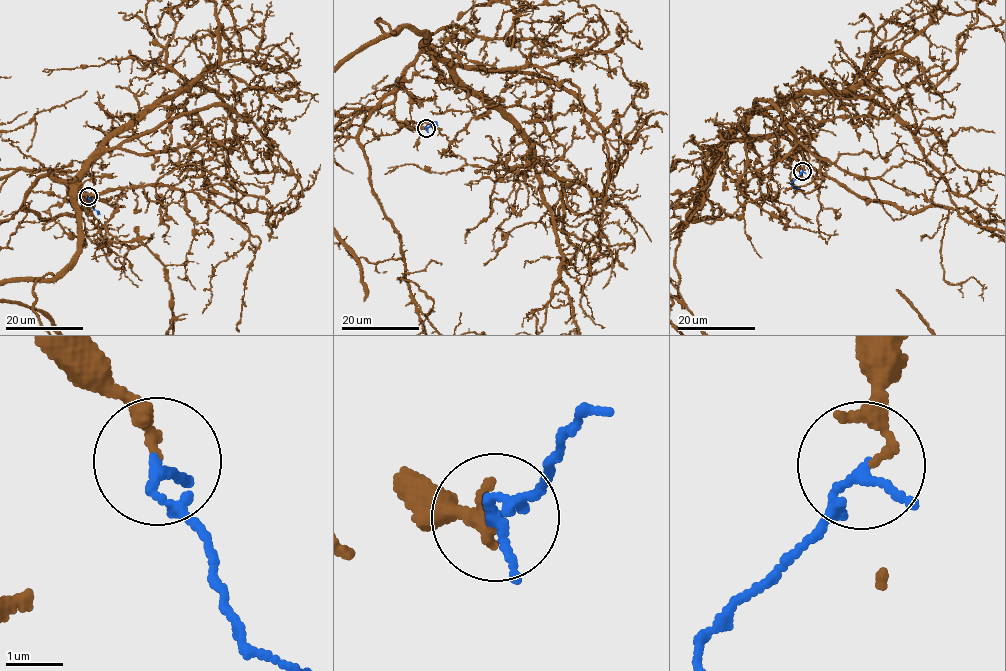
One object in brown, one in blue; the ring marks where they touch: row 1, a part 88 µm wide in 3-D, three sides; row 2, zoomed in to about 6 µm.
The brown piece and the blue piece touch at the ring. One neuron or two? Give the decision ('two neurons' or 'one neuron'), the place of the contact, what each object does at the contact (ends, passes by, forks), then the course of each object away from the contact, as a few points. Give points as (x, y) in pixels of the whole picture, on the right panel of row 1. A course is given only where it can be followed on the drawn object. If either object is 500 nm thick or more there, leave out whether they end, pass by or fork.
one neuron; place (802, 171); brown ends; blue forks; course brown (803, 171), (808, 139), (788, 131), (735, 139), (721, 153), (676, 249); course blue (802, 171), (791, 184), (800, 187)

